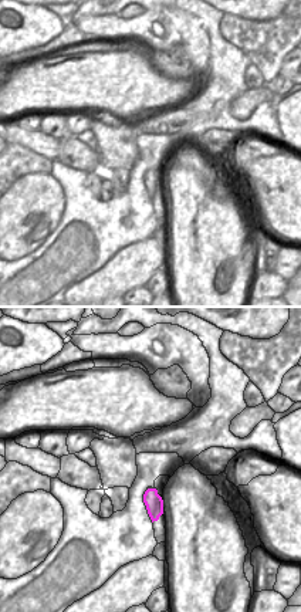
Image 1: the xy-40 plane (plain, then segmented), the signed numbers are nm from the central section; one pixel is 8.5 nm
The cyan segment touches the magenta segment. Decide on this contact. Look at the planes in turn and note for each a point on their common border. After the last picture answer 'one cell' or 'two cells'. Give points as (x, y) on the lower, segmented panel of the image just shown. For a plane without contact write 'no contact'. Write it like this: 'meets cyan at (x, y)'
no contact

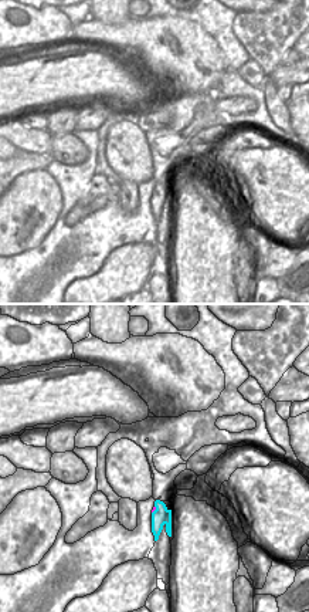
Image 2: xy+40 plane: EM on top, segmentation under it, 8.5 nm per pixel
meets cyan at (155, 510)

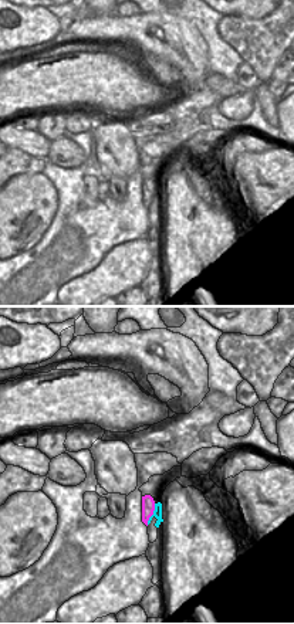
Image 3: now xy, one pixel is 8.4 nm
meets cyan at (154, 514)

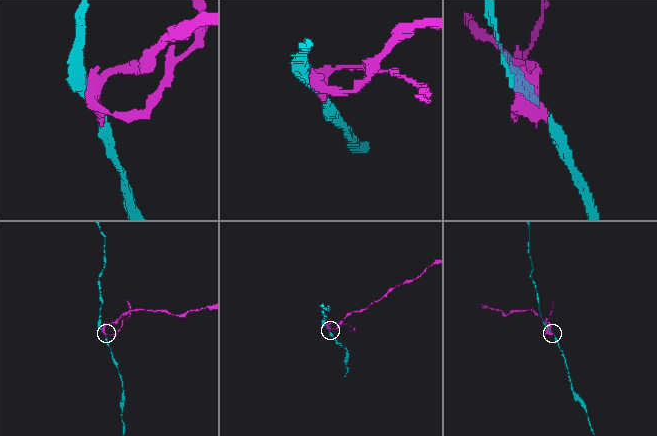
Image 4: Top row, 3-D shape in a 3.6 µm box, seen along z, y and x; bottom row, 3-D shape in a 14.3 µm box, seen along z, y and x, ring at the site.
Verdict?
two cells

